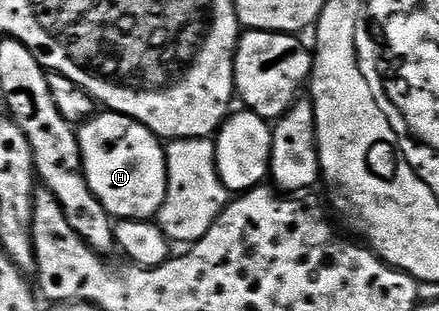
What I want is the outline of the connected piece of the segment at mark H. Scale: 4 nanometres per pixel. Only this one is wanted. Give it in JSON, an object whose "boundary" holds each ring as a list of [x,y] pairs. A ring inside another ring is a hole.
{"boundary":[[[97,112],[80,123],[77,143],[87,184],[114,220],[156,219],[167,196],[167,160],[162,139],[126,114]]]}

